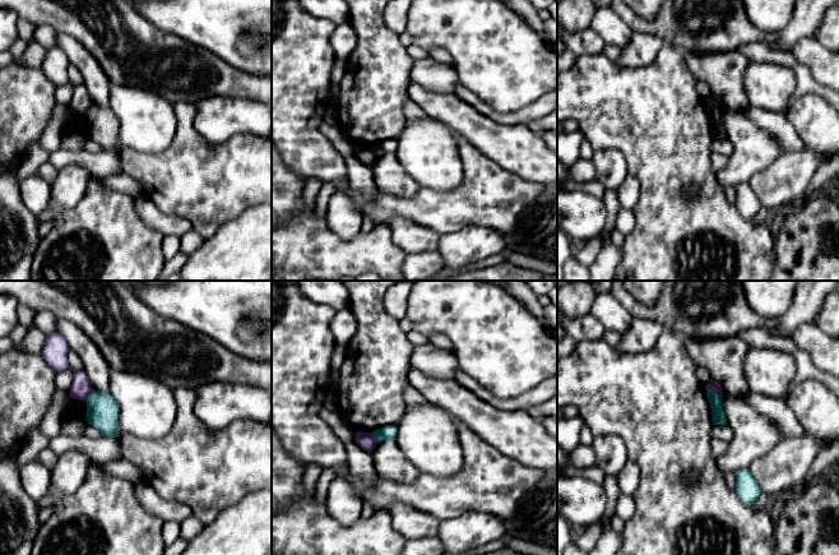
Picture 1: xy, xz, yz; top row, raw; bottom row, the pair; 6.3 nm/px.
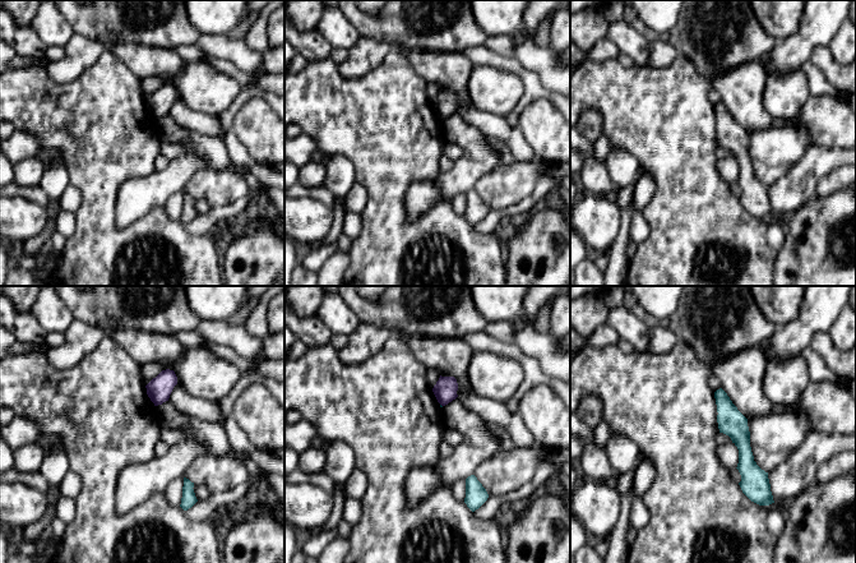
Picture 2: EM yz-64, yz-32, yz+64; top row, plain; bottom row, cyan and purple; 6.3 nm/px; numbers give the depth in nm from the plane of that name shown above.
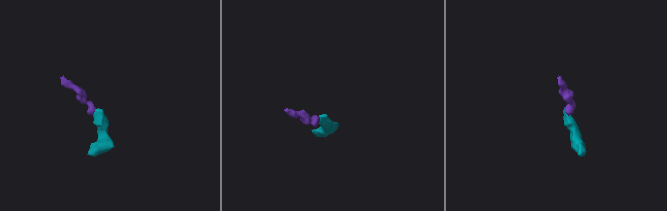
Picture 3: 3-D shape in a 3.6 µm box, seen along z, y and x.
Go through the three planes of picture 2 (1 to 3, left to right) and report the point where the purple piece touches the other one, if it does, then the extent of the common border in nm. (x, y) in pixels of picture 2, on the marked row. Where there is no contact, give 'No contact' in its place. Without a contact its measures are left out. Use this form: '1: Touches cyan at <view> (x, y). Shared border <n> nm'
1: No contact
2: No contact
3: No contact

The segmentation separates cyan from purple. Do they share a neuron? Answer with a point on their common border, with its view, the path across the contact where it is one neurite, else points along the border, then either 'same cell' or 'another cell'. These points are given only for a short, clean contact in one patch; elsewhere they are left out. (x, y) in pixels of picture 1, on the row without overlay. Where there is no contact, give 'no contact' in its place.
contact yz (714, 106); border yz (707, 100), (722, 110); another cell

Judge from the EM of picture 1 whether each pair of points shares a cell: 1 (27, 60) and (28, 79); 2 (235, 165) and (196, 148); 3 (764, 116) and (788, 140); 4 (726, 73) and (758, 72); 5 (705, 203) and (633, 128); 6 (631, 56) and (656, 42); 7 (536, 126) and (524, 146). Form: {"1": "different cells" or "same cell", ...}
{"1": "different cells", "2": "same cell", "3": "same cell", "4": "different cells", "5": "same cell", "6": "same cell", "7": "different cells"}

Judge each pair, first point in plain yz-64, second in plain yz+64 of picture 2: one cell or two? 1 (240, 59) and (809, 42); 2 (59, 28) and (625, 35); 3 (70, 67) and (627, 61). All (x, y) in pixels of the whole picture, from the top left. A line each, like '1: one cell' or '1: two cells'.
1: two cells
2: one cell
3: two cells

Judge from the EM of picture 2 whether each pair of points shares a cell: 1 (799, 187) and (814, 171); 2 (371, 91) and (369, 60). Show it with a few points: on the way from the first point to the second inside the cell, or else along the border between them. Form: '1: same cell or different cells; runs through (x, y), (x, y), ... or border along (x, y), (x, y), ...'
1: same cell; runs through (803, 183), (810, 175)
2: different cells; border along (391, 49), (376, 67), (362, 75), (341, 75)

